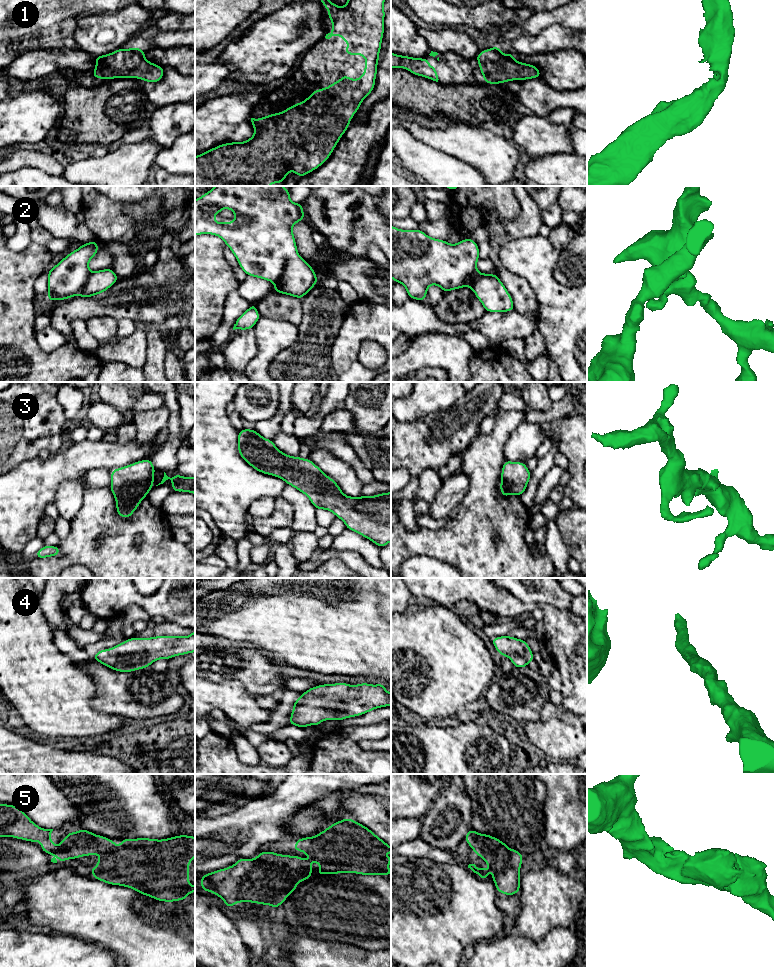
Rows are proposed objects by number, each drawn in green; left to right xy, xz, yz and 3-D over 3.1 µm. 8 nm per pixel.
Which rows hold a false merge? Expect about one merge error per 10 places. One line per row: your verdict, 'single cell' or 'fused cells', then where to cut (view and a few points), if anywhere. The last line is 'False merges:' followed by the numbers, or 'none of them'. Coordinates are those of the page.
1: single cell; no cut
2: single cell; no cut
3: single cell; no cut
4: single cell; no cut
5: single cell; no cut
False merges: none of them

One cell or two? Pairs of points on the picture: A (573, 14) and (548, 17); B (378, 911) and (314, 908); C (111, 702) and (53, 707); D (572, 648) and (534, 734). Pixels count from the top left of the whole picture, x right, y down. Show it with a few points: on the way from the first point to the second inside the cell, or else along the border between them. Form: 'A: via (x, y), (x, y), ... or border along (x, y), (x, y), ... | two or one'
A: via (567, 16), (554, 17) | one
B: via (362, 910), (330, 908) | one
C: border along (92, 680), (95, 696), (91, 705), (113, 715) | two
D: border along (558, 706), (564, 711), (570, 711), (576, 715) | two

